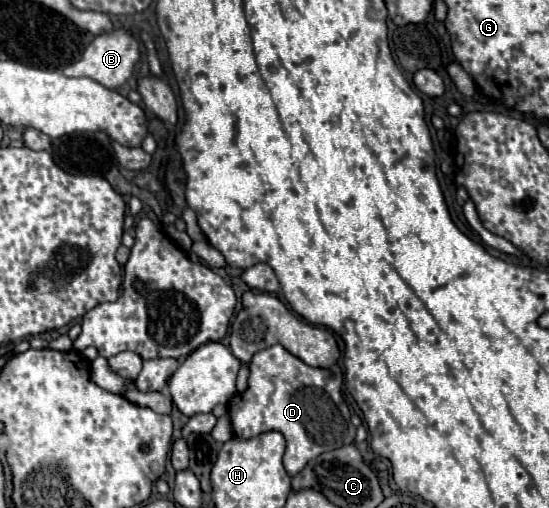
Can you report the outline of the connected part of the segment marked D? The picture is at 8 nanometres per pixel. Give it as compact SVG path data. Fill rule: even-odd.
M273 345L253 355L249 371L249 387L229 399L233 435L239 439L251 439L265 431L279 431L287 441L283 465L289 477L295 477L321 453L355 441L355 427L349 421L349 409L341 395L343 373L339 365L329 369L309 367L285 347Z

